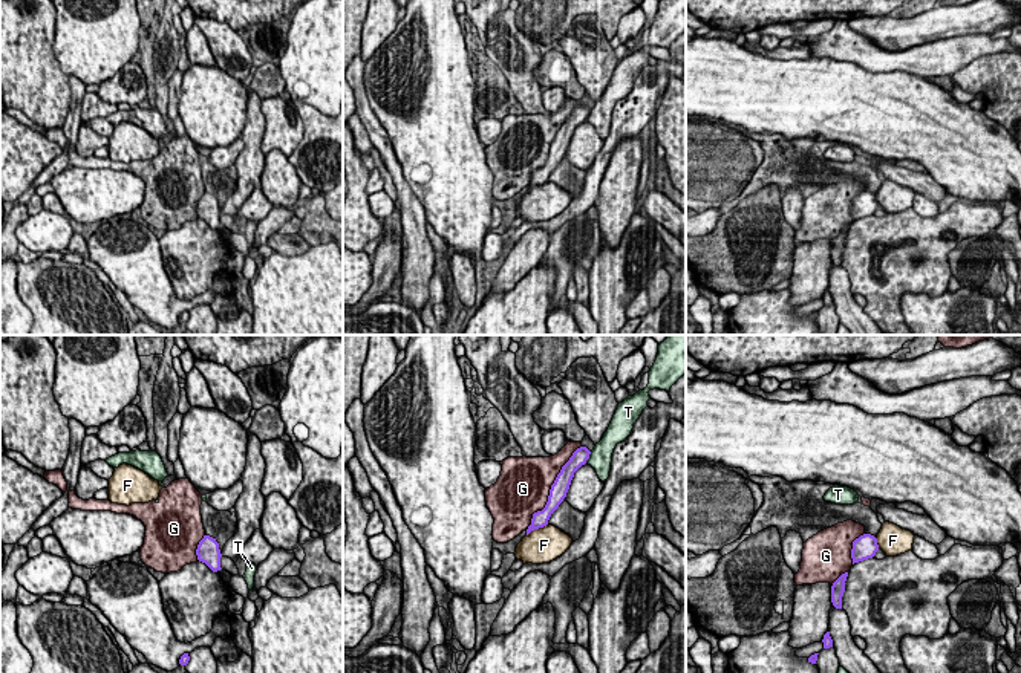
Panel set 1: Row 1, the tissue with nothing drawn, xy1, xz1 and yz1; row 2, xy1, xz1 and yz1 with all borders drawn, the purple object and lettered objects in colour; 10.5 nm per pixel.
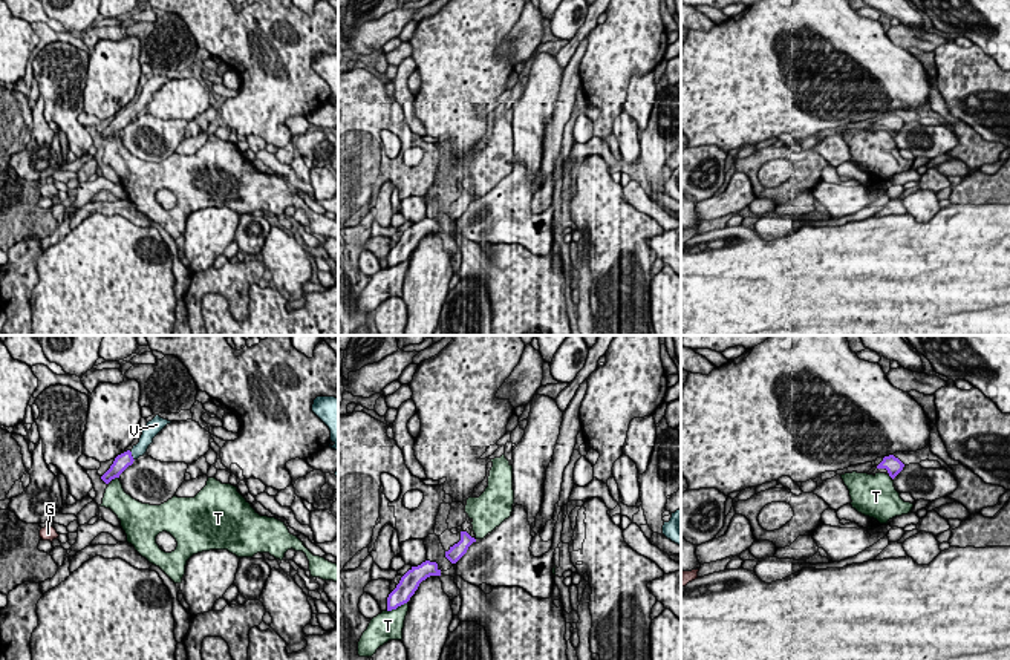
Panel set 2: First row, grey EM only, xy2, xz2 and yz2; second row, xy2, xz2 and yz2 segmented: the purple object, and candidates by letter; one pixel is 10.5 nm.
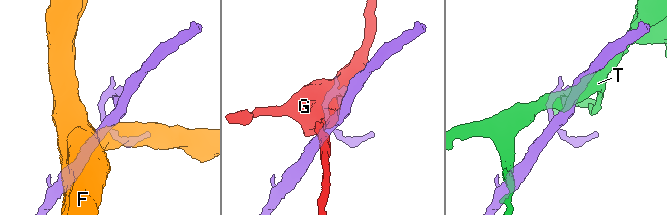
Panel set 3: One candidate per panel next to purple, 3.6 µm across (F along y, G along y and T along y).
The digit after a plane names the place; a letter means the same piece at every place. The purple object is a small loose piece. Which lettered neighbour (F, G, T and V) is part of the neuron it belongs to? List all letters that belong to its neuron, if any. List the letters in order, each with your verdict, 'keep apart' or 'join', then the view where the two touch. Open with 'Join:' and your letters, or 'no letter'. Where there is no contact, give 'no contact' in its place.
Join: V
F: keep apart | xz1
G: keep apart | xz1
T: keep apart | xz2
V: join | xy2

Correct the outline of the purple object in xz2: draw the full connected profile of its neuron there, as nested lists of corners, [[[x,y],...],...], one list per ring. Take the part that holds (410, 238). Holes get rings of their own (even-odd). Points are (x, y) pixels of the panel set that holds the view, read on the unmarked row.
[[[425,217],[418,224],[412,224],[399,237],[396,245],[387,254],[387,268],[396,266],[407,260],[418,247],[419,240],[430,233],[441,233],[436,219]]]

